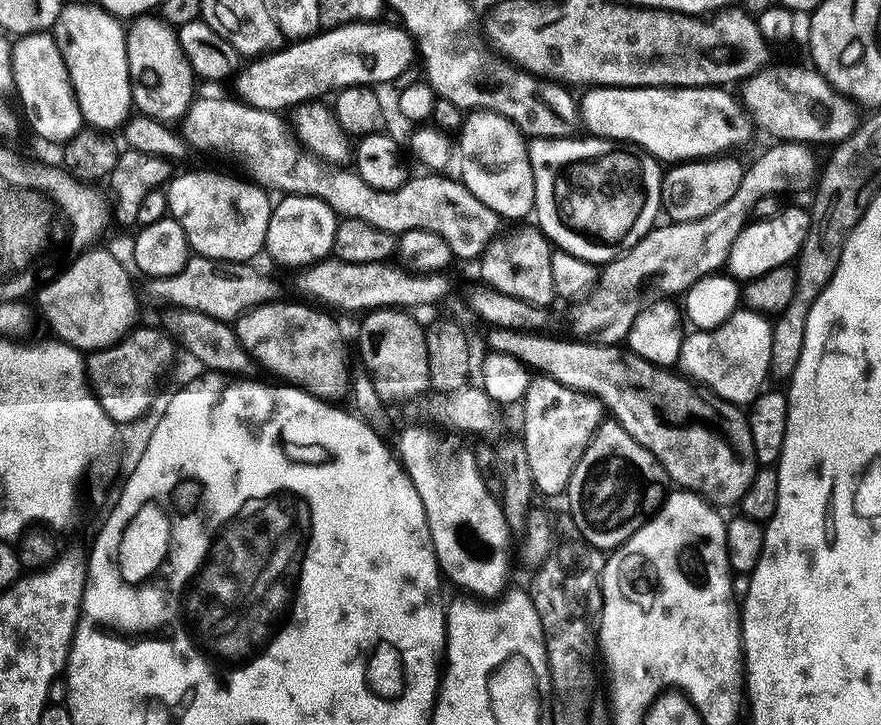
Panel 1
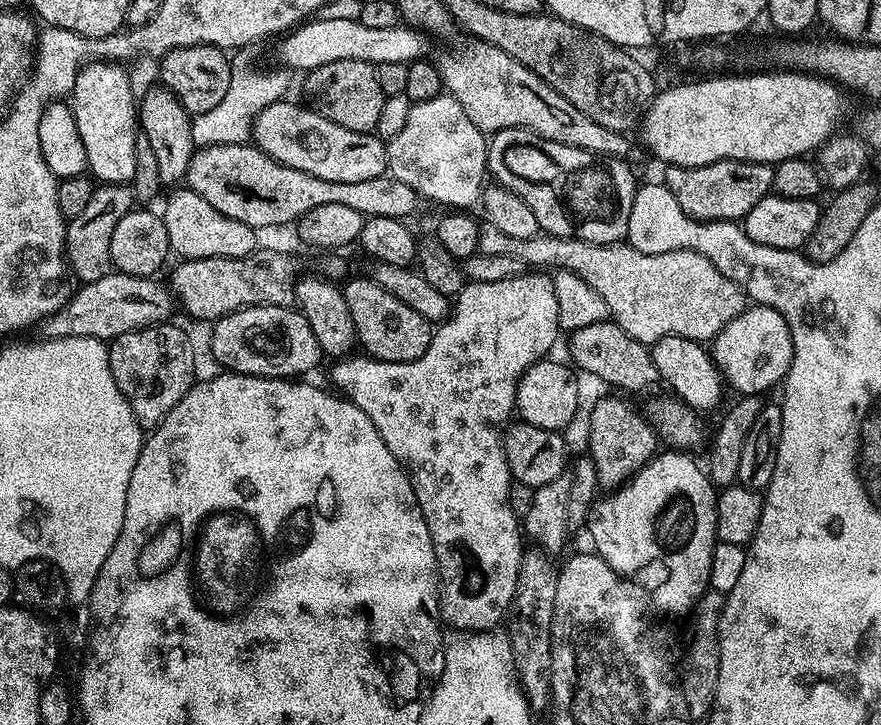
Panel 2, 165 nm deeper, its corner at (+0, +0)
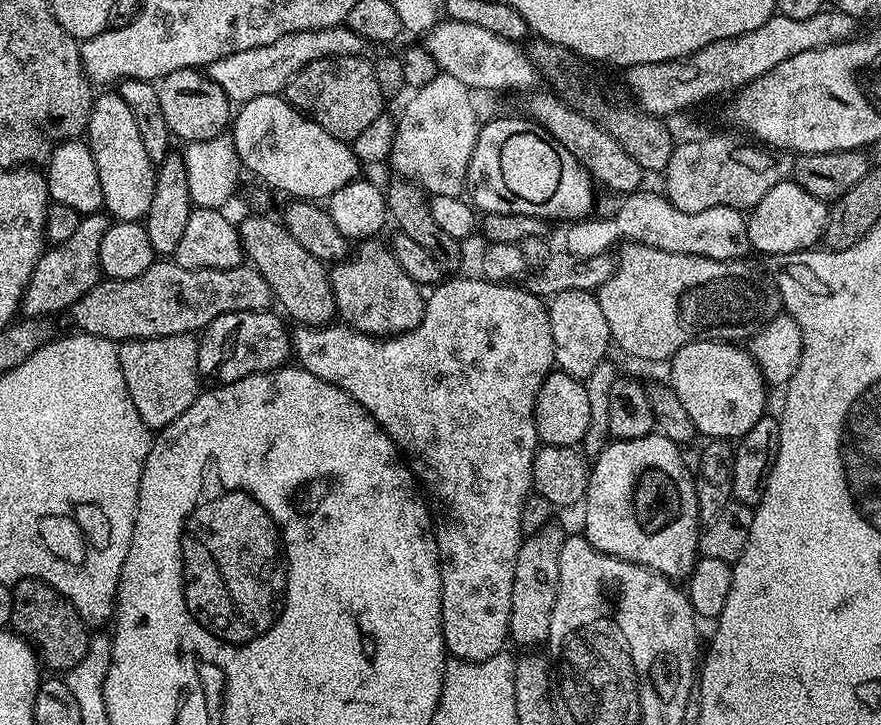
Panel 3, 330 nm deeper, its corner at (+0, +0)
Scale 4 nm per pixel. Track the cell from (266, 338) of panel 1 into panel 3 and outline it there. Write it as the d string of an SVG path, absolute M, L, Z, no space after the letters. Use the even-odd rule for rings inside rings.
M272 310L235 312L214 318L198 340L201 377L208 379L209 376L212 379L209 381L216 384L229 384L255 372L273 372L276 368L285 367L287 360L284 359L290 356L290 332L287 327L284 329L285 321L274 313Z

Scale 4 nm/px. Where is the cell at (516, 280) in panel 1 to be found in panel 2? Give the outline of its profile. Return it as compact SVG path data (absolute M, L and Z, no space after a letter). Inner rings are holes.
M528 270L521 275L506 278L502 282L465 283L459 296L455 297L454 307L448 319L433 331L432 341L426 354L422 354L422 358L413 360L410 364L386 364L382 360L374 360L364 354L356 354L351 358L340 358L333 363L336 365L332 368L332 380L341 388L339 391L351 400L354 406L358 406L358 410L362 410L362 414L366 414L366 418L370 418L370 422L374 422L374 430L378 430L378 434L382 434L382 442L386 442L386 446L390 446L390 454L394 454L394 458L398 458L398 462L408 473L408 481L412 484L416 501L432 535L432 544L436 547L436 567L438 569L438 583L442 589L442 604L446 609L447 619L449 616L453 626L460 628L456 630L470 633L495 629L496 623L504 615L504 619L509 615L512 599L516 597L516 583L518 582L518 570L522 555L522 547L520 548L522 528L508 501L510 477L502 447L502 436L498 429L509 419L508 415L513 415L516 406L516 383L520 381L521 374L531 364L536 364L542 358L547 357L551 353L548 351L555 346L559 336L562 336L562 329L558 318L558 298L554 298L552 276L540 270Z

